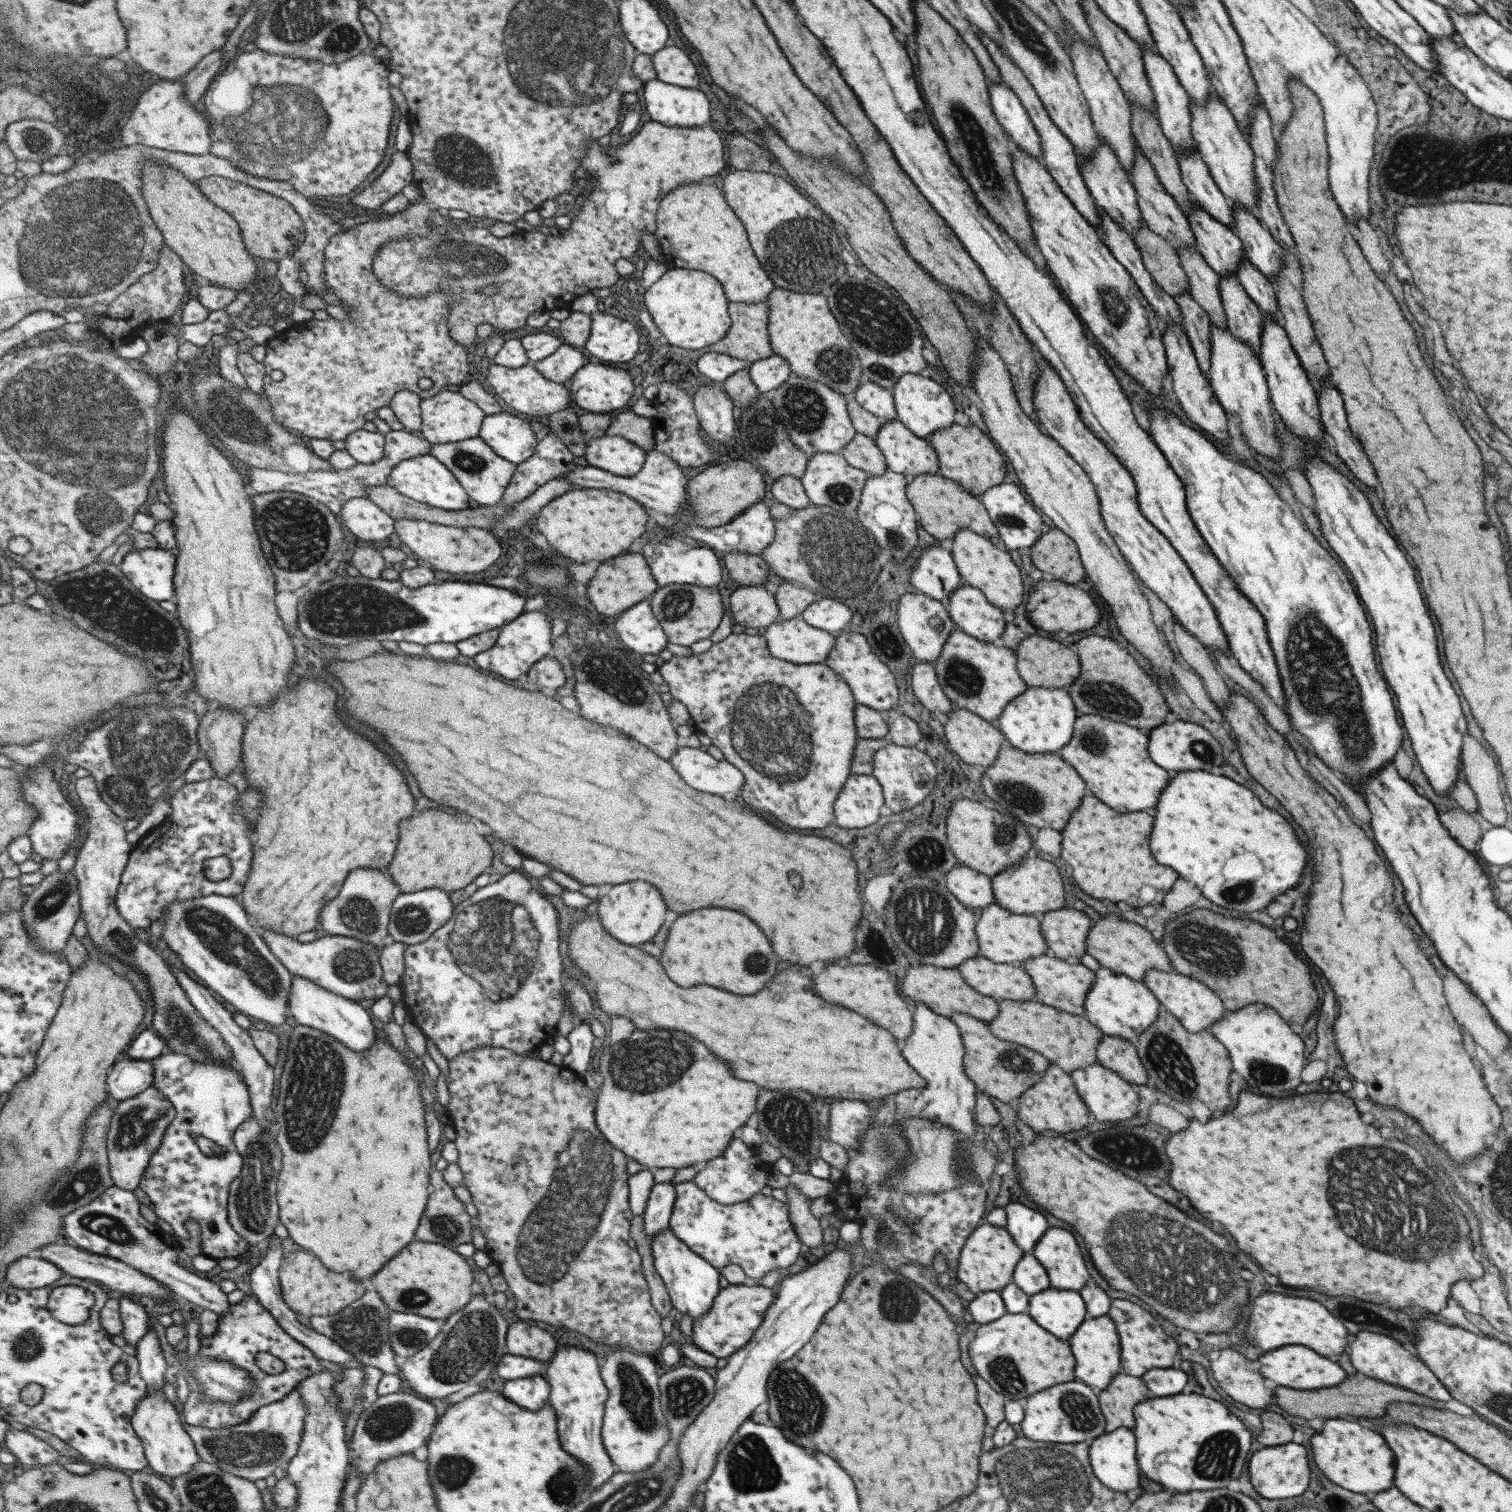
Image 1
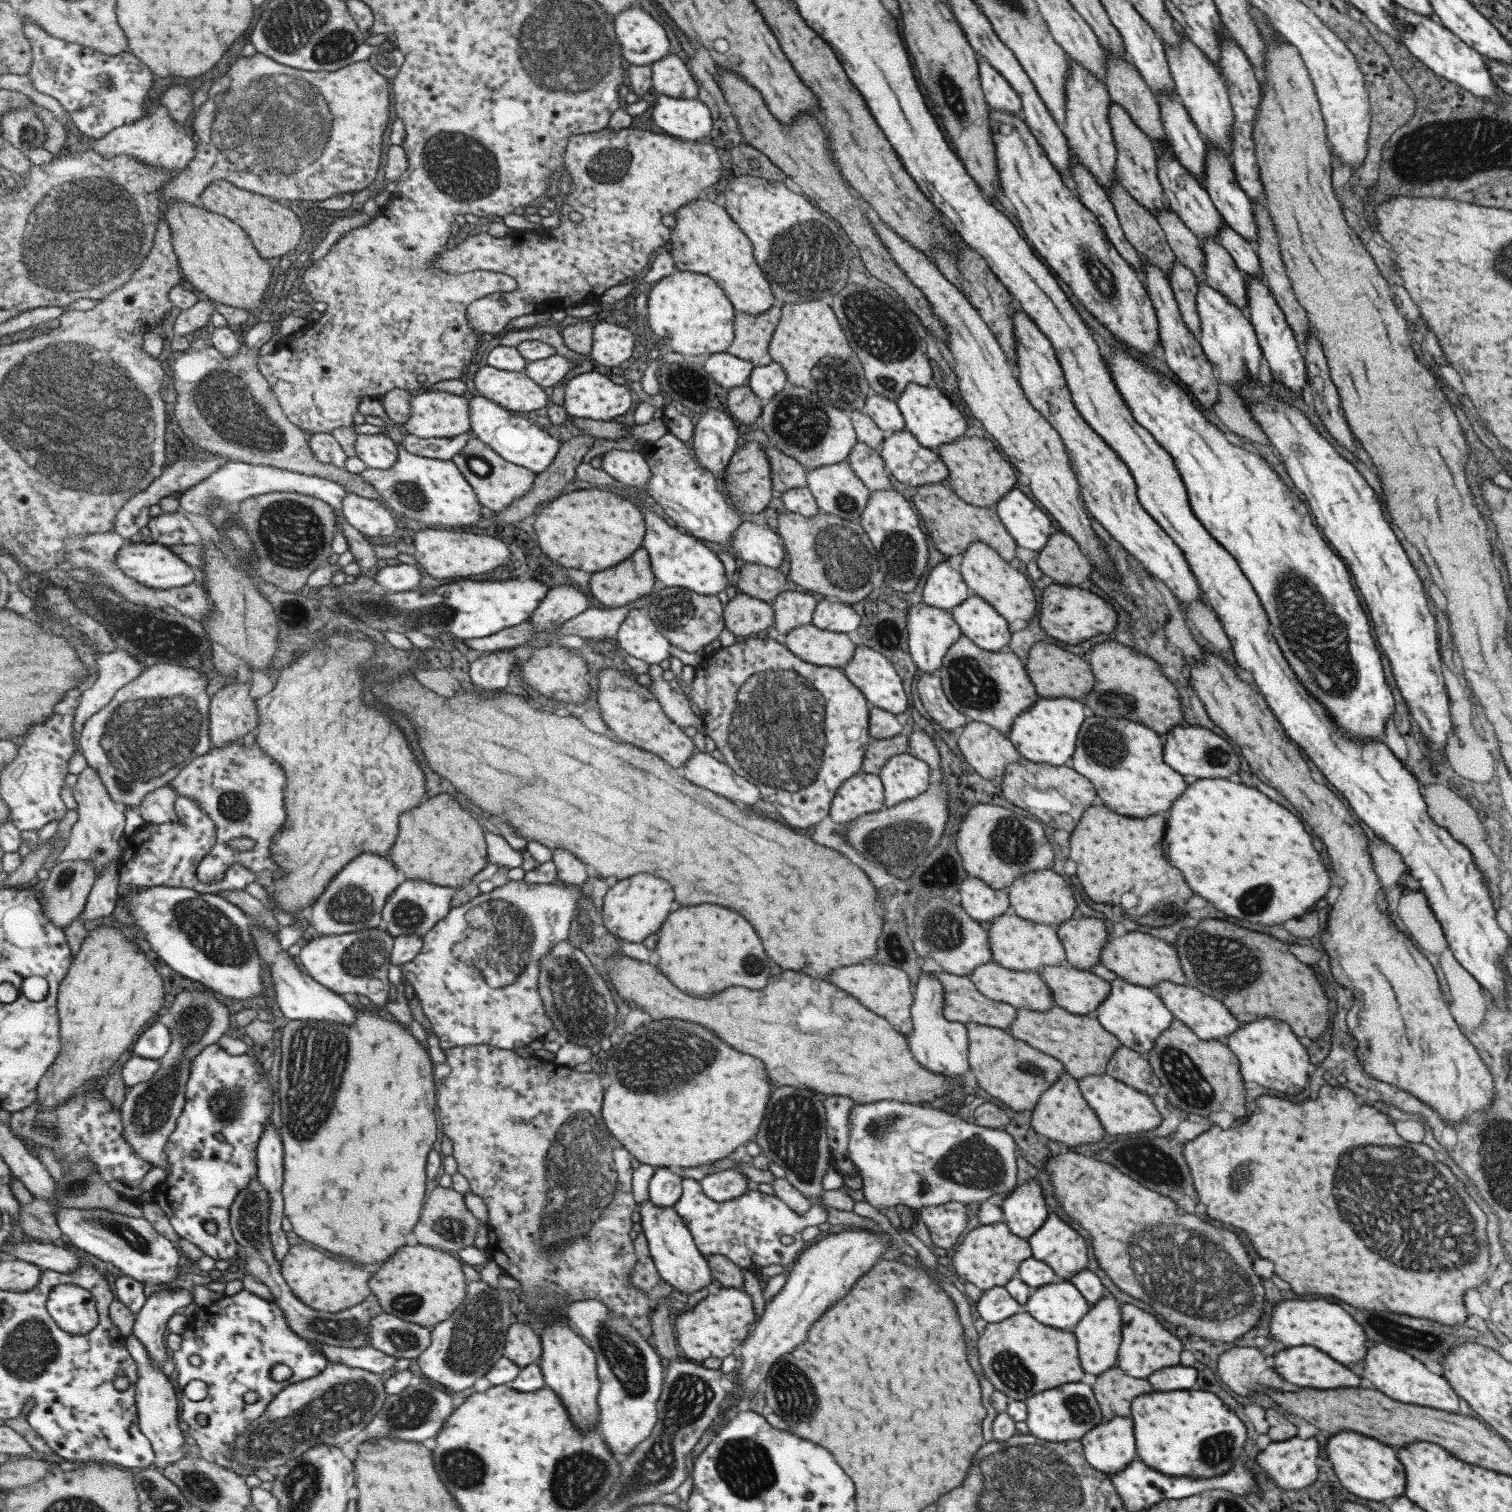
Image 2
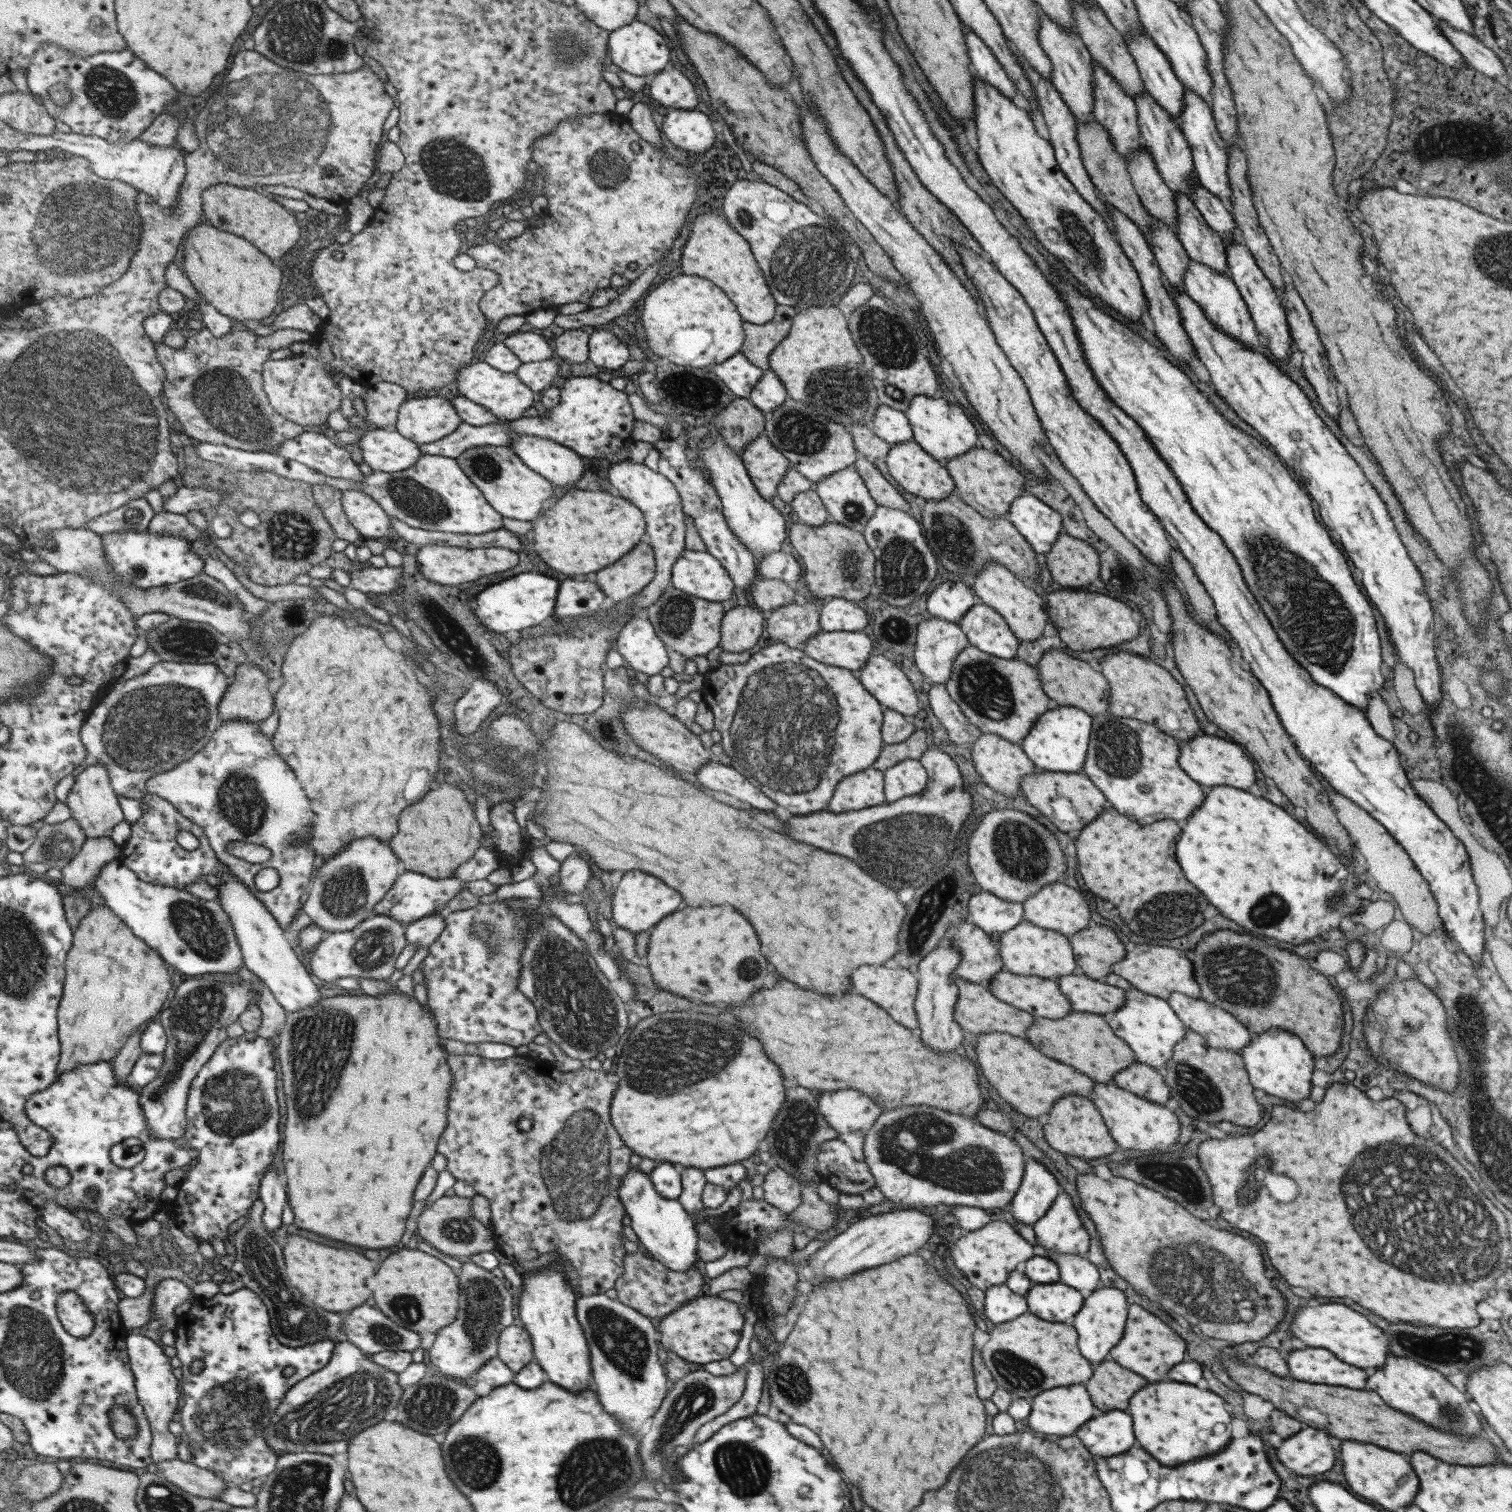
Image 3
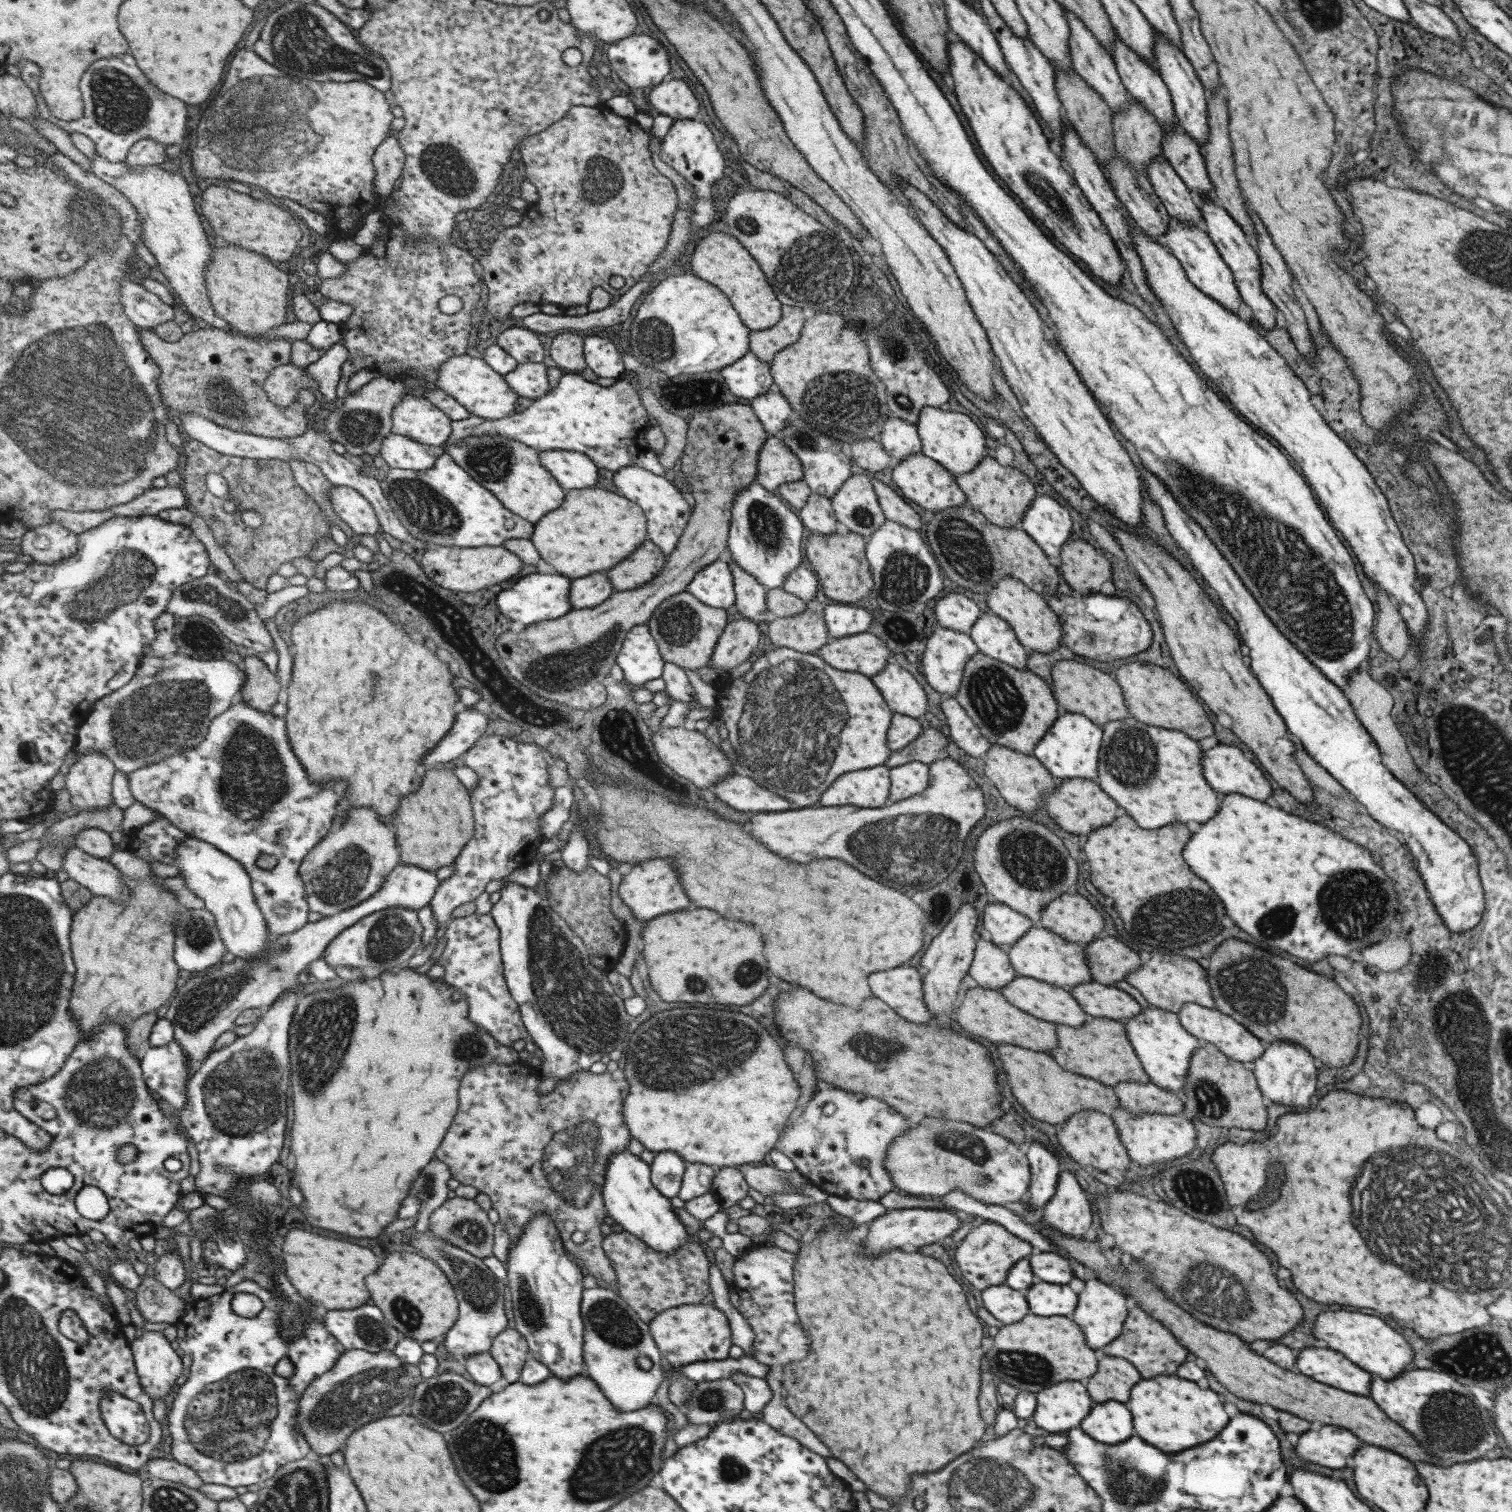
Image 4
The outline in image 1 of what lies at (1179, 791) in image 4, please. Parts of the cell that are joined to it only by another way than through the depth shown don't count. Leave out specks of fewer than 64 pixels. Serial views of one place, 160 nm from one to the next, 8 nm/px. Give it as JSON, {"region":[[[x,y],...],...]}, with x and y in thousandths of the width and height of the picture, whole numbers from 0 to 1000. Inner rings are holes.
{"region":[[[722,472],[714,474],[710,478],[708,489],[699,499],[716,515],[722,525],[741,538],[763,534],[775,512],[760,501],[759,484]]]}

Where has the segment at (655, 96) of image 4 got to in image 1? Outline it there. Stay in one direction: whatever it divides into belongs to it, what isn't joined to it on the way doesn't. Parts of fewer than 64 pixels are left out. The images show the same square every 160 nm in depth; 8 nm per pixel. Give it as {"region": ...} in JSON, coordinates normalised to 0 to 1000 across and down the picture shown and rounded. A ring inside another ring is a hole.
{"region":[[[444,30],[432,36],[432,42],[435,53],[441,56],[460,58],[462,54],[461,46],[458,45],[457,40],[448,30]]]}

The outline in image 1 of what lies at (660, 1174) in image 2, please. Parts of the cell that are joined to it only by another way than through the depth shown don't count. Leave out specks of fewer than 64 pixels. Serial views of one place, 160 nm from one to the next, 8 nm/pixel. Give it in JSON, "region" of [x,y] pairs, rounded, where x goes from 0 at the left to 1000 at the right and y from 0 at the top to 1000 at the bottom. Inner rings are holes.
{"region":[[[433,782],[425,803],[427,815],[432,819],[443,811],[448,788],[445,782]]]}

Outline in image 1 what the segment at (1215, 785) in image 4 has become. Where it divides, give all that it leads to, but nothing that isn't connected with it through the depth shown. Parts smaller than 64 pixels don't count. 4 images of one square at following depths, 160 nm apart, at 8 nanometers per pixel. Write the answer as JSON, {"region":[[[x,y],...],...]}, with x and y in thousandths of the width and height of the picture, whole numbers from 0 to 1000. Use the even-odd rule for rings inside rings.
{"region":[[[778,476],[774,479],[769,478],[759,484],[759,497],[760,501],[768,508],[773,511],[780,509],[796,509],[798,510],[801,507],[806,507],[809,503],[808,493],[799,483],[788,478]]]}

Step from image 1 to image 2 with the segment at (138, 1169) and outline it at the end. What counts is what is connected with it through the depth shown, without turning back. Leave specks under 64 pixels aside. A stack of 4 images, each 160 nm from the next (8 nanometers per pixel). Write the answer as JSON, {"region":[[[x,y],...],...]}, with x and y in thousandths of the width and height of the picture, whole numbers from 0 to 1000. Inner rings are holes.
{"region":[[[132,652],[130,654],[128,655],[122,655],[118,657],[115,661],[114,665],[111,668],[110,671],[106,673],[106,677],[109,677],[109,679],[112,680],[114,690],[110,699],[106,700],[106,702],[106,708],[104,709],[100,714],[98,714],[96,716],[93,716],[89,718],[88,720],[85,720],[83,722],[83,727],[81,729],[79,733],[81,734],[81,739],[81,745],[83,746],[81,748],[81,751],[83,751],[83,754],[85,756],[87,756],[87,758],[89,759],[89,761],[91,763],[93,763],[95,767],[97,767],[99,769],[101,769],[102,771],[105,771],[105,767],[106,767],[106,765],[109,765],[110,758],[113,753],[113,751],[116,749],[116,747],[118,745],[118,739],[122,736],[122,733],[123,733],[123,729],[124,728],[123,722],[124,719],[124,716],[126,715],[126,712],[126,706],[128,706],[128,702],[132,699],[132,697],[134,696],[138,691],[142,691],[143,689],[145,689],[147,685],[149,685],[149,683],[151,681],[151,679],[153,679],[153,668],[151,668],[151,665],[149,664],[149,663],[146,663],[146,661],[144,661],[144,657],[140,653]]]}

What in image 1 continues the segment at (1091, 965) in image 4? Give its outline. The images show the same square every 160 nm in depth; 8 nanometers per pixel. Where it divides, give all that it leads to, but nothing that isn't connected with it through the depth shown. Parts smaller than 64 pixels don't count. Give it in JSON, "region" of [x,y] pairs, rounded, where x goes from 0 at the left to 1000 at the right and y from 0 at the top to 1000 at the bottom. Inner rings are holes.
{"region":[[[706,599],[690,603],[687,607],[693,631],[708,638],[714,637],[718,630],[718,619],[722,608],[714,601]]]}

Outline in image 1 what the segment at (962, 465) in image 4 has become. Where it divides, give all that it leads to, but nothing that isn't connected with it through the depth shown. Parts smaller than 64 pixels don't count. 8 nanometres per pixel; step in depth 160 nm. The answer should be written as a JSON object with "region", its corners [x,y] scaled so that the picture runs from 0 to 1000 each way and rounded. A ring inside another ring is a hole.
{"region":[[[612,247],[597,247],[589,257],[593,278],[606,290],[612,290],[622,283],[626,283],[630,279],[632,270],[628,261],[620,253],[615,251]]]}

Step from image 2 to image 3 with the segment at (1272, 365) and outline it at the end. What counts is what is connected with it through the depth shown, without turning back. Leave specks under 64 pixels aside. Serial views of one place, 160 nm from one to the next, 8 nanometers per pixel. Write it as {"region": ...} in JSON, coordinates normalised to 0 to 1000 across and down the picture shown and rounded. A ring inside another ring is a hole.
{"region":[[[810,159],[811,161],[810,169],[812,183],[818,190],[822,200],[824,201],[834,226],[839,230],[839,234],[842,237],[845,239],[849,237],[851,239],[854,224],[847,196],[835,181],[835,179],[831,175],[825,163],[821,159]]]}

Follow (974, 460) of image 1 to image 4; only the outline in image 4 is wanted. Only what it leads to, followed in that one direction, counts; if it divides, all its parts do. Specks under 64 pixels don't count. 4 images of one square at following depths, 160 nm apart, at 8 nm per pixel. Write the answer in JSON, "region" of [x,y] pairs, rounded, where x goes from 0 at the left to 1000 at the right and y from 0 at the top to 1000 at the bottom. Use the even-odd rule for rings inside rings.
{"region":[[[651,300],[642,312],[631,314],[632,319],[637,325],[639,334],[647,338],[655,347],[662,350],[674,349],[675,342],[685,329],[683,320],[677,313],[667,308],[662,308]]]}

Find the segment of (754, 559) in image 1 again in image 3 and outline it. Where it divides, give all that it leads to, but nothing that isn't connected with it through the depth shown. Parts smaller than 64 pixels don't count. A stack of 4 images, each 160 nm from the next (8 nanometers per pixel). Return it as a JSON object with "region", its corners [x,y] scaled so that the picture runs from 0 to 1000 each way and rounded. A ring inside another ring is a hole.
{"region":[[[501,381],[495,391],[497,399],[502,401],[503,403],[511,404],[528,396],[524,388],[514,383],[506,383],[503,381]]]}

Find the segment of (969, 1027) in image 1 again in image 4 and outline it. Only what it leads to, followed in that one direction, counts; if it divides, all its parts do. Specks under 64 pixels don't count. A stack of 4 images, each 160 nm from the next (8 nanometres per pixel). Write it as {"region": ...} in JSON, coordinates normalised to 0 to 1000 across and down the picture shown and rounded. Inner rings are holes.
{"region":[[[663,690],[659,690],[659,696],[659,702],[665,709],[669,724],[682,739],[688,742],[702,743],[714,734],[724,734],[734,738],[740,731],[735,719],[704,708],[692,696],[687,697],[685,694]]]}

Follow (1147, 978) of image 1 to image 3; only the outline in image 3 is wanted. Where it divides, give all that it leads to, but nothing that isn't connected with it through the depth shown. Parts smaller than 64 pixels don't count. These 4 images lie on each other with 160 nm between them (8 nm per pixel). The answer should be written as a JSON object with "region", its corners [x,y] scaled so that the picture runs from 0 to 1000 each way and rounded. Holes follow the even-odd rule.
{"region":[[[774,657],[771,661],[772,665],[779,672],[783,679],[796,687],[798,692],[807,693],[808,694],[815,694],[819,696],[826,690],[828,684],[823,681],[815,671],[813,671],[794,660],[785,659],[780,657]]]}

